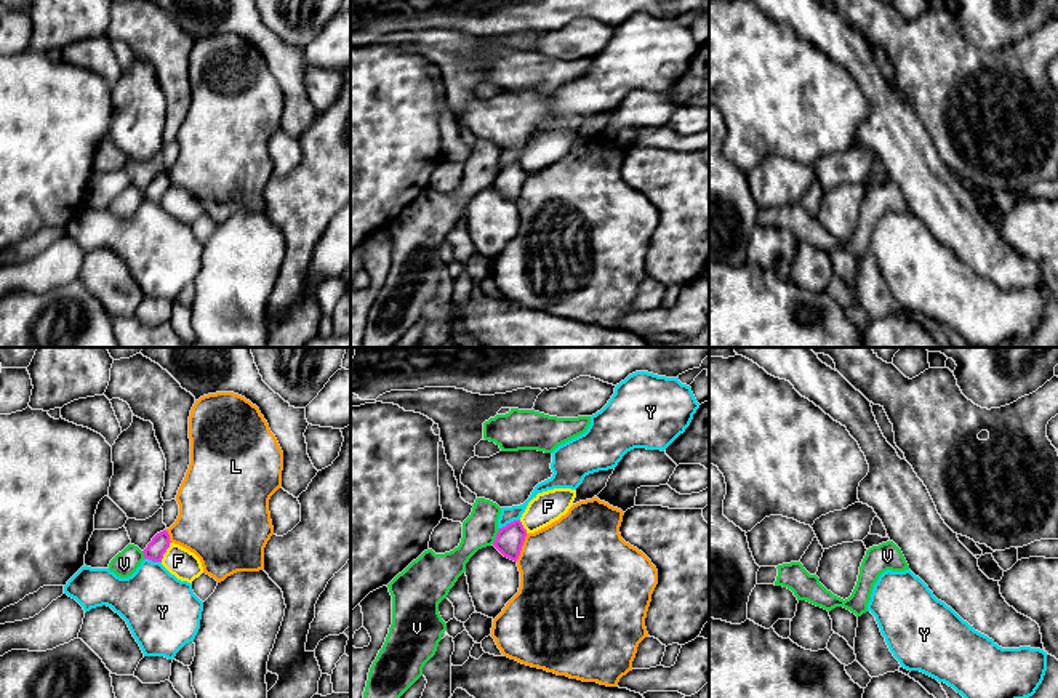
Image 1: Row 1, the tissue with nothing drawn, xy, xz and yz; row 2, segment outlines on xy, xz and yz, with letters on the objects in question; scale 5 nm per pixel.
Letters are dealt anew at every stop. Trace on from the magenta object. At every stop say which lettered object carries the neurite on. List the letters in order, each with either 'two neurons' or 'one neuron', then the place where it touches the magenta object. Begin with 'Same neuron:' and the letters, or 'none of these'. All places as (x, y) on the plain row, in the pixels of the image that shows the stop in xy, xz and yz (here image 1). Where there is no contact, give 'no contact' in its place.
Same neuron: none of these
F: two neurons; contact xy (165, 192)
L: two neurons; contact xz (520, 189)
V: two neurons; contact xz (496, 178)
Y: two neurons; contact xz (509, 165)

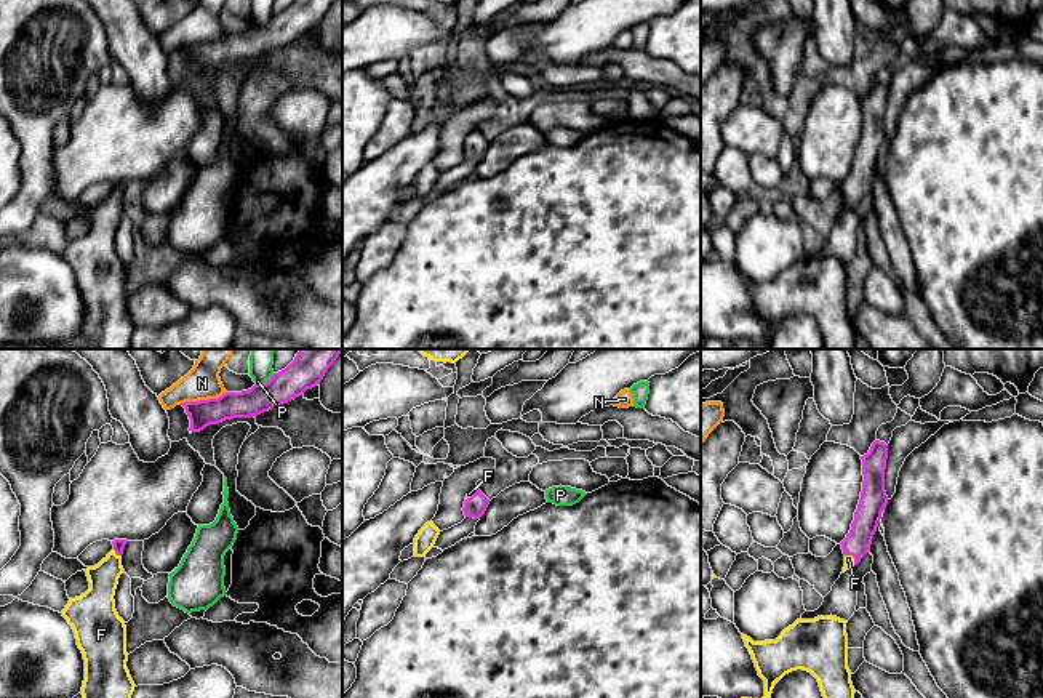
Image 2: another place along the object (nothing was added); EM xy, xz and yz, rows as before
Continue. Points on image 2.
Same neuron: F
F: one neuron; contact xy (117, 196)
N: two neurons; contact xy (202, 42)
P: two neurons; contact xy (266, 24)

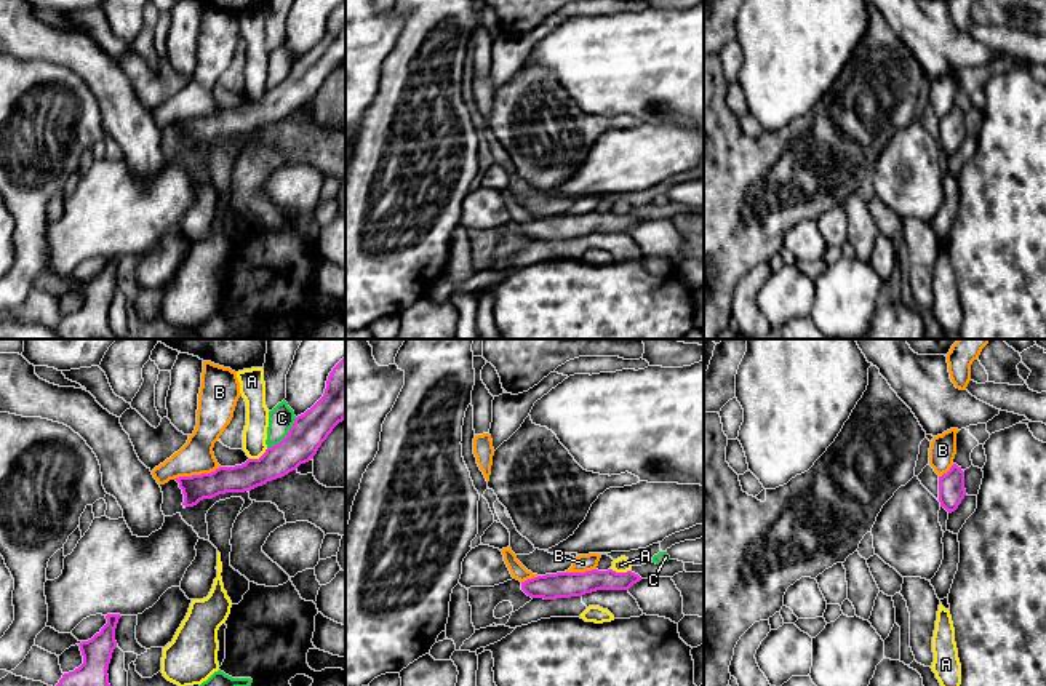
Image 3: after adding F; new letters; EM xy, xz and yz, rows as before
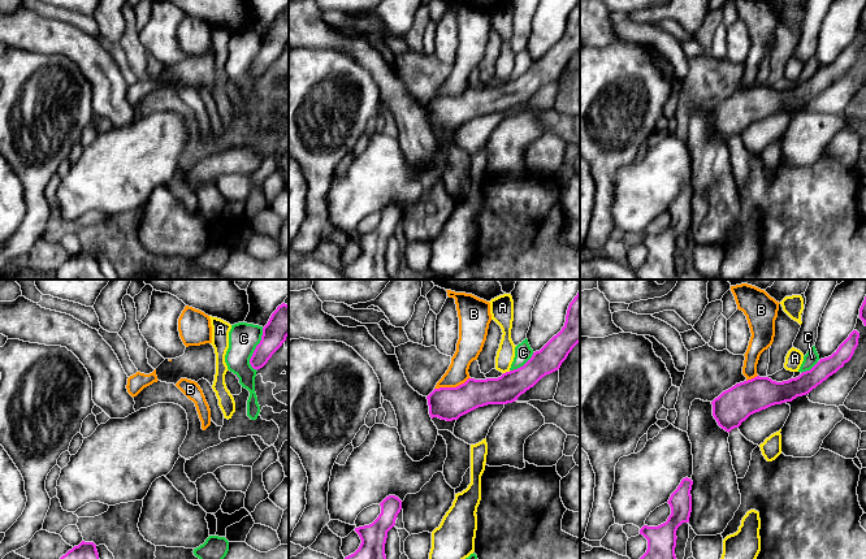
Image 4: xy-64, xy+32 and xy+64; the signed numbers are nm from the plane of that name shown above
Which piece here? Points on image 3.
Same neuron: none of these
A: two neurons; contact xy (259, 99)
B: two neurons; contact xy (195, 117)
C: two neurons; contact xy (287, 77)

